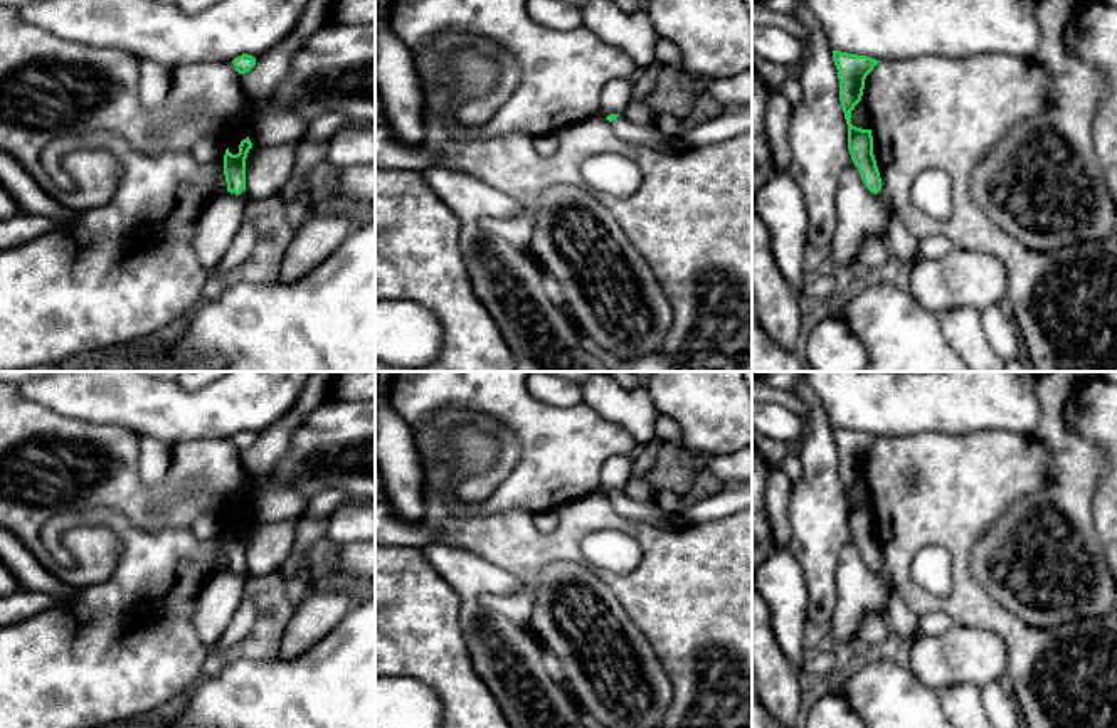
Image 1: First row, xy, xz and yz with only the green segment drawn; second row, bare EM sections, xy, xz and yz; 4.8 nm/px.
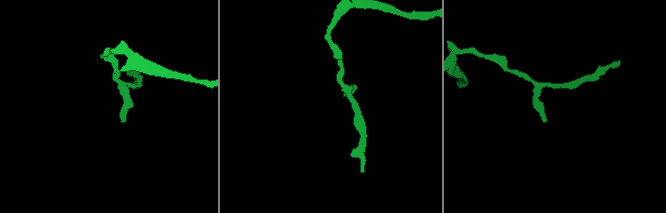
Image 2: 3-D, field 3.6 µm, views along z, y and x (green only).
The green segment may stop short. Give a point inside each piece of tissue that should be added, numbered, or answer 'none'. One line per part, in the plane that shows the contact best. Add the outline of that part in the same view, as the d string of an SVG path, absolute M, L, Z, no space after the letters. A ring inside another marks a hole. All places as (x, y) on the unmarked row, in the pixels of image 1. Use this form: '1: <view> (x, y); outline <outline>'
1: xz (651, 513); outline M619 491L609 499L612 508L624 518L654 525L670 531L681 530L686 523L680 513L664 513L654 501L639 503Z

